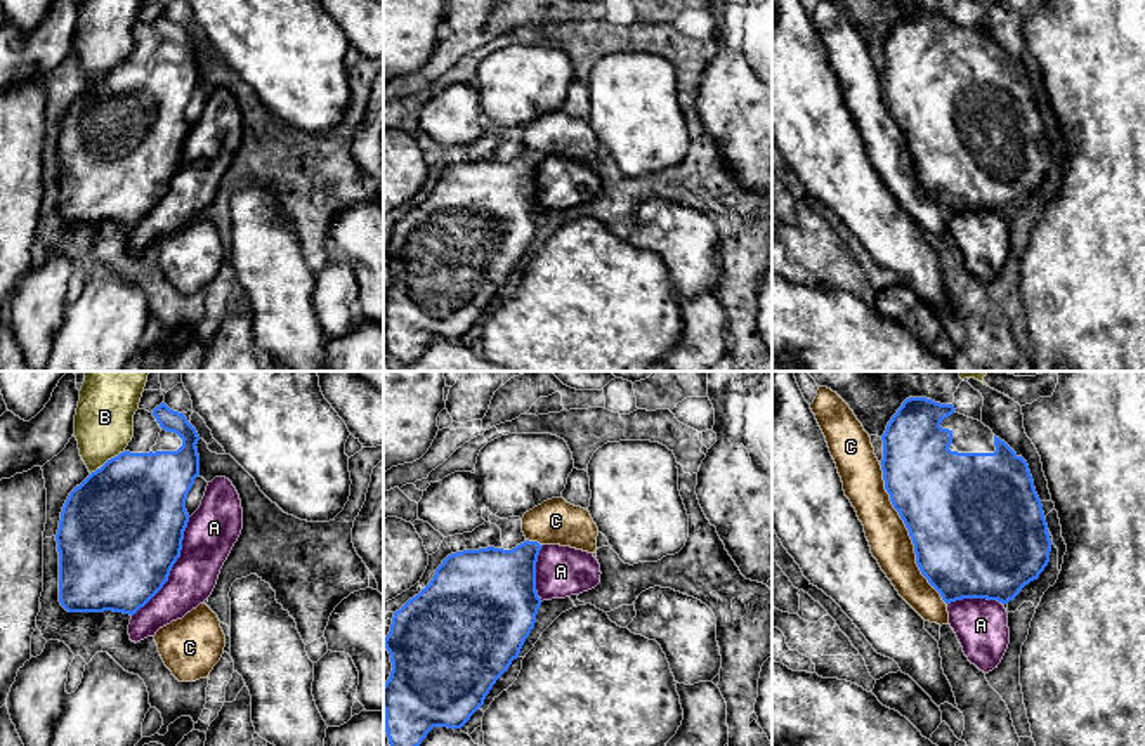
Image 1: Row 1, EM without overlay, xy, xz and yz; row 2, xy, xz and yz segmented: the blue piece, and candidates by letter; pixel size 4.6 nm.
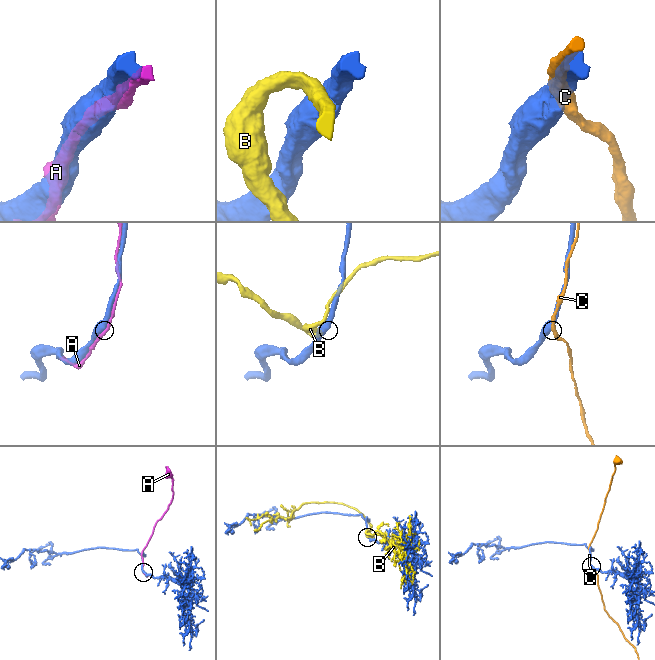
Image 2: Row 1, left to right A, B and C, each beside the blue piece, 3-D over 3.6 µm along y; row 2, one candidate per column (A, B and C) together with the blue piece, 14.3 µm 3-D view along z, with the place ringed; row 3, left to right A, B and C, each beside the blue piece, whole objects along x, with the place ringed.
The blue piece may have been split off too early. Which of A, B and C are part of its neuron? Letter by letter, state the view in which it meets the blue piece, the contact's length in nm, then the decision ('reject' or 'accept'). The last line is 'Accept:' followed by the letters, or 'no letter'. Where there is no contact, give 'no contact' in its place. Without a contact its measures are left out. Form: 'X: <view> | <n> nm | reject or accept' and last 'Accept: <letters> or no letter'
A: xy | 550 nm | accept
B: xy | 200 nm | reject
C: yz | 700 nm | reject
Accept: A

